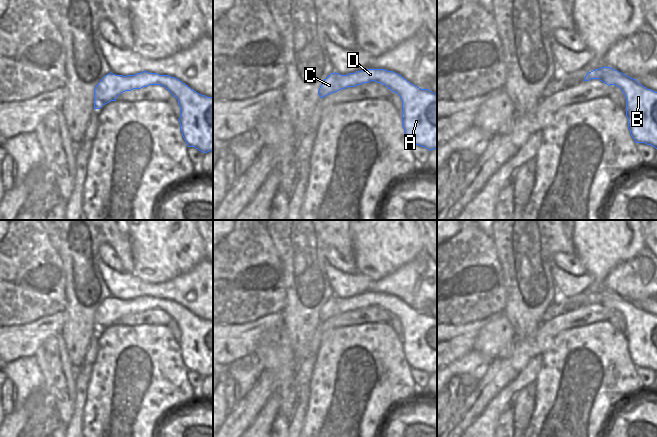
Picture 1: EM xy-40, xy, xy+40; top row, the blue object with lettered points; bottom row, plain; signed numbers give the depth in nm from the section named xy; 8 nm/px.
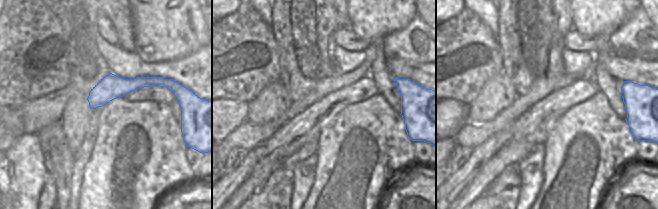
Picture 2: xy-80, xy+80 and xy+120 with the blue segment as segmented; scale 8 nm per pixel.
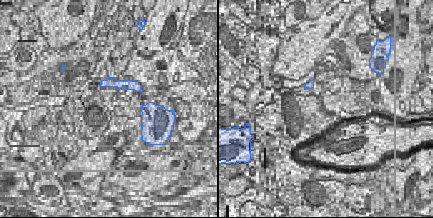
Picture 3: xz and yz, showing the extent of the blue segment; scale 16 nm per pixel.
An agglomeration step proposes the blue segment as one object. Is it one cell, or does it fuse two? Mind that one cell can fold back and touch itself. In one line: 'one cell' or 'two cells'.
one cell

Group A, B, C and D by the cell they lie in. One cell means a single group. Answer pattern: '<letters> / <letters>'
A B C D

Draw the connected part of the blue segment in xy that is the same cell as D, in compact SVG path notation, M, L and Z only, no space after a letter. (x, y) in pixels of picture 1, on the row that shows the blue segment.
M363 69L347 75L331 73L322 82L318 94L323 98L371 81L385 85L400 96L402 126L410 145L419 145L429 151L437 149L437 94L413 85L393 71Z

